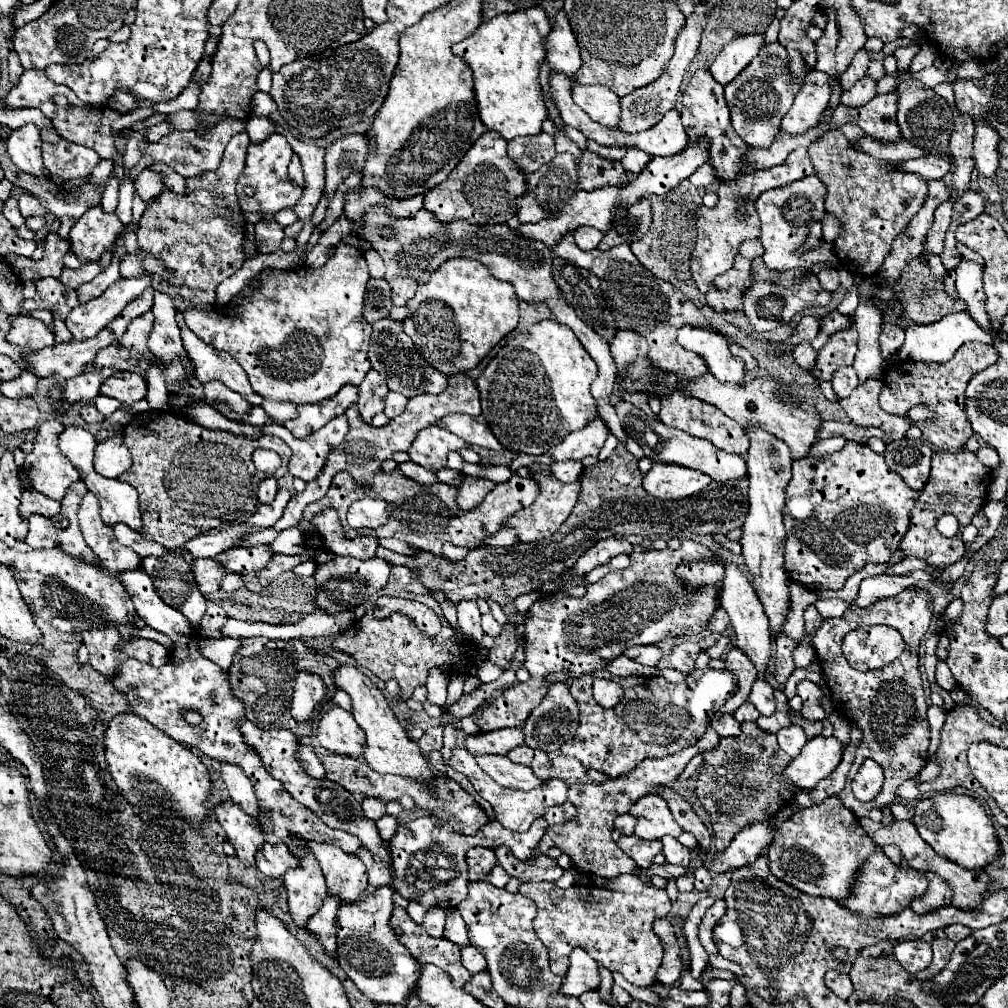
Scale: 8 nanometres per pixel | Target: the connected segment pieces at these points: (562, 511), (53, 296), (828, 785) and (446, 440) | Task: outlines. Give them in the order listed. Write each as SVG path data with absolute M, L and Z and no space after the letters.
M534 472L532 476L534 476L534 480L538 480L538 488L540 488L536 502L528 508L518 510L514 516L510 516L502 522L502 528L516 530L516 538L520 542L538 542L538 540L550 538L562 526L562 522L570 516L574 504L578 502L578 494L580 494L580 480L572 482L572 484L564 484L564 482L554 480L550 474L544 474L544 472Z
M44 278L36 282L36 296L25 300L22 306L27 312L38 310L38 308L54 310L62 318L66 318L70 310L78 306L78 296L76 296L76 290L66 288L60 280Z
M850 722L850 740L854 740L854 744L850 744L850 748L844 750L844 756L842 756L842 762L838 764L838 768L824 780L820 780L820 784L810 790L810 792L800 792L794 800L794 804L802 806L802 808L810 808L810 806L816 806L820 802L824 802L826 798L830 796L838 796L844 788L844 782L846 782L846 774L854 762L854 748L858 748L858 740L862 740L862 732L858 732L858 726L854 722Z
M438 426L426 428L426 438L416 438L408 450L408 456L412 462L424 466L426 470L438 472L440 468L446 468L446 456L452 450L468 446L462 438L454 436L448 430L442 430Z

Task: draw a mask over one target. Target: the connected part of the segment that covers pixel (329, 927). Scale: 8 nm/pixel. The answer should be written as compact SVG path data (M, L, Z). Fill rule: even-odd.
M326 896L320 912L310 918L308 930L318 938L322 944L322 950L328 956L334 956L336 952L336 912L338 912L340 900L336 896Z

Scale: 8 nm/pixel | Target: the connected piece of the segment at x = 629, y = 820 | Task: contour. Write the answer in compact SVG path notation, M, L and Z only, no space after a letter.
M624 814L624 816L616 818L616 828L618 828L622 834L632 834L632 832L634 832L634 816Z

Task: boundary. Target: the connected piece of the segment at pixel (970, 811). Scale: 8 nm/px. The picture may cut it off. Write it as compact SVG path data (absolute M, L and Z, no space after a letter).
M934 794L930 798L918 800L916 814L912 822L918 828L918 834L944 858L960 864L962 868L986 868L992 864L1000 852L996 830L988 818L982 804L964 794Z

